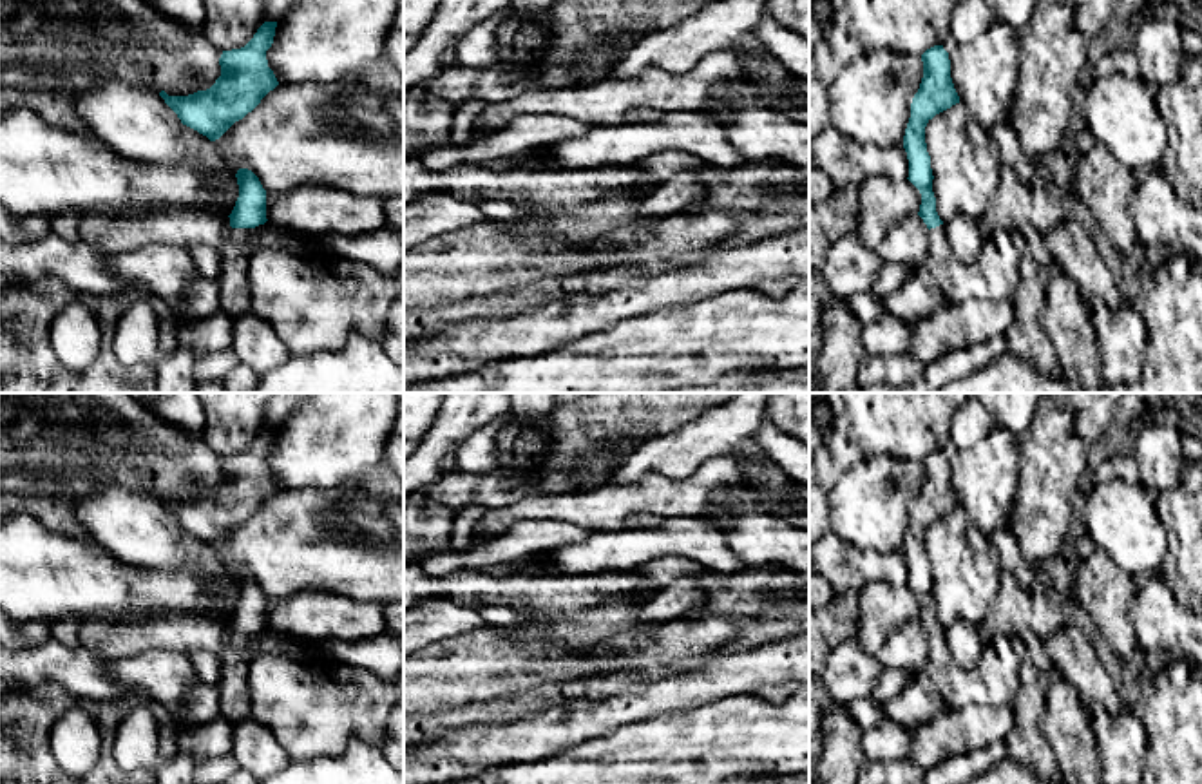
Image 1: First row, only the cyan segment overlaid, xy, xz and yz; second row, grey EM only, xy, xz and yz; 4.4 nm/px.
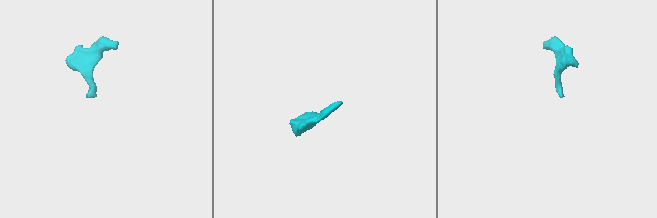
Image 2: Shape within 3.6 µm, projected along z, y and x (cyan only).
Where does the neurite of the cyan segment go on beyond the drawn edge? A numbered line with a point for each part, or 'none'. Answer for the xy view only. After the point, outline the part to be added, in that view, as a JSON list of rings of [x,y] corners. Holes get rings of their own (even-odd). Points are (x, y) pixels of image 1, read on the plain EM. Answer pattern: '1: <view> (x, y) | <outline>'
1: xy (234, 703) | [[[230,634],[223,652],[219,654],[219,715],[234,724],[252,717],[248,697],[248,666],[253,657],[250,654],[250,639],[252,634]]]

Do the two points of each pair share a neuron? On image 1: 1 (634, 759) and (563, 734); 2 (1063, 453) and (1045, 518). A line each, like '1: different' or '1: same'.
1: different
2: same

